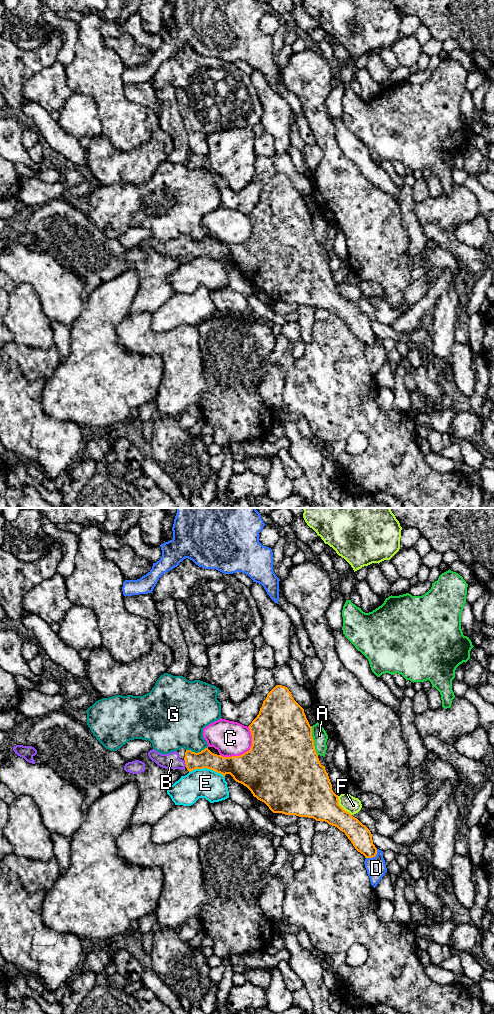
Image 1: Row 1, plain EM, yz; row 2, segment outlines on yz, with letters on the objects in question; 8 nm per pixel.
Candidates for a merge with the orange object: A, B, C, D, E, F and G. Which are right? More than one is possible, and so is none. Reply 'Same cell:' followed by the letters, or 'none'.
Same cell: B

